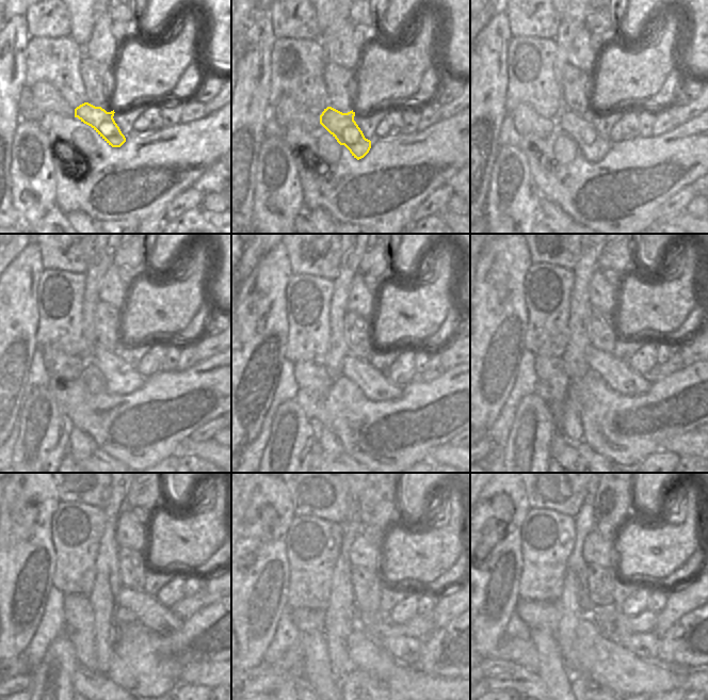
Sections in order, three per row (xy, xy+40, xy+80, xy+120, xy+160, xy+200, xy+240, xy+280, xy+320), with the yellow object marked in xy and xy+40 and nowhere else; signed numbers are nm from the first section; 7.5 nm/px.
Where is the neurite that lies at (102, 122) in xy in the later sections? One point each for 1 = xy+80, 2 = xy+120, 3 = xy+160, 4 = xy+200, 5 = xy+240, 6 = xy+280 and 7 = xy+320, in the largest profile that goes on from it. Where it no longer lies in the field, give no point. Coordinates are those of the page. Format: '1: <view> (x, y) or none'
1: xy+80 (592, 145)
2: xy+120 (121, 379)
3: xy+160 (373, 383)
4: xy+200 (618, 376)
5: xy+240 (146, 610)
6: xy+280 (405, 646)
7: xy+320 (647, 646)

